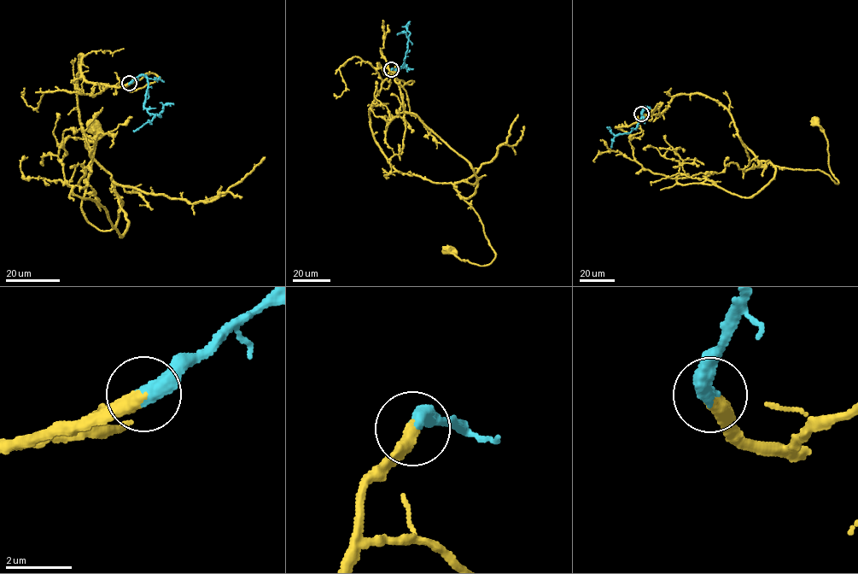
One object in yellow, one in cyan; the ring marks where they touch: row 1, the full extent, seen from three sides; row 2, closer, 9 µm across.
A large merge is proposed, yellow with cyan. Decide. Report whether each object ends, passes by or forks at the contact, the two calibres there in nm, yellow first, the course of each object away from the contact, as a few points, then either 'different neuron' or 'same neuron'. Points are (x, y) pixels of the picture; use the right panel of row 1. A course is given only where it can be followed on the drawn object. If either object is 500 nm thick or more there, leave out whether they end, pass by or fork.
yellow ends | cyan ends | 440/480 nm | yellow via (641, 114), (661, 114), (677, 95), (707, 96), (727, 110), (759, 161), (818, 170), (837, 184), (814, 122) | cyan via (641, 114), (636, 127), (629, 132), (618, 134), (613, 137), (611, 147) | same neuron

